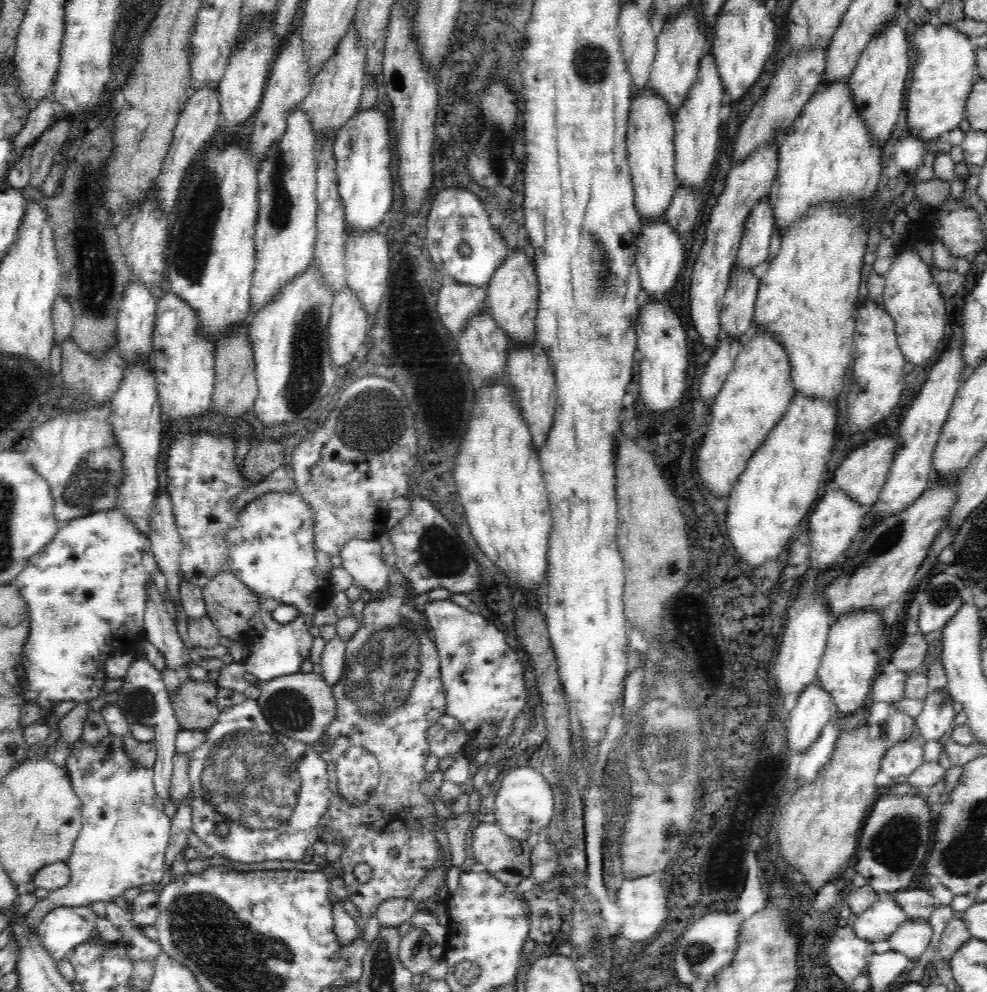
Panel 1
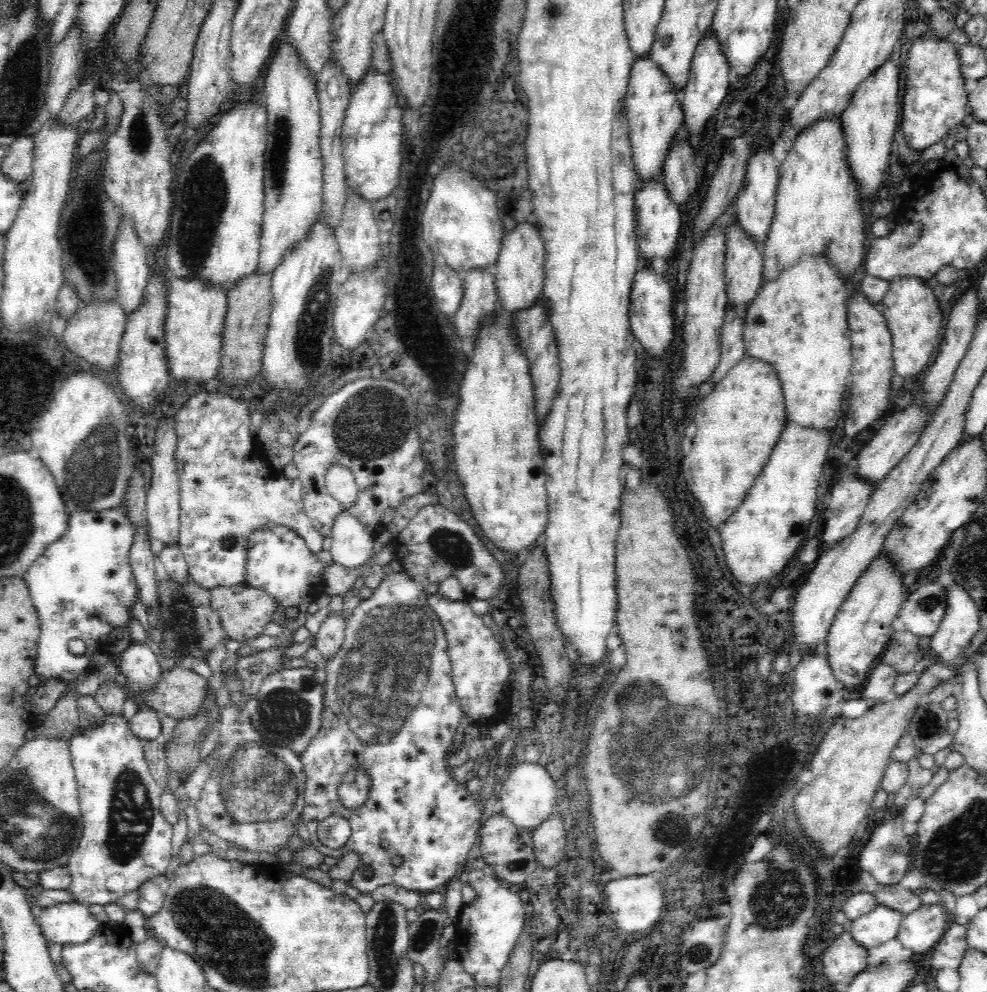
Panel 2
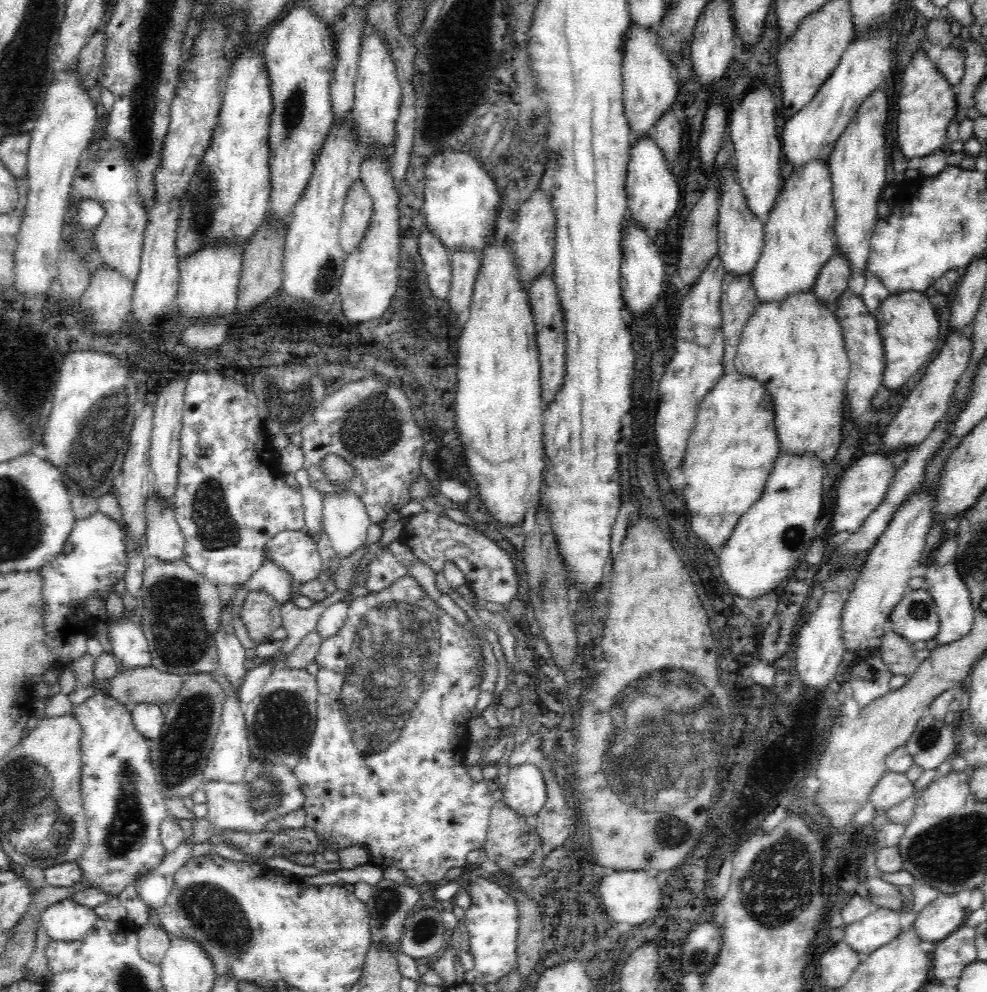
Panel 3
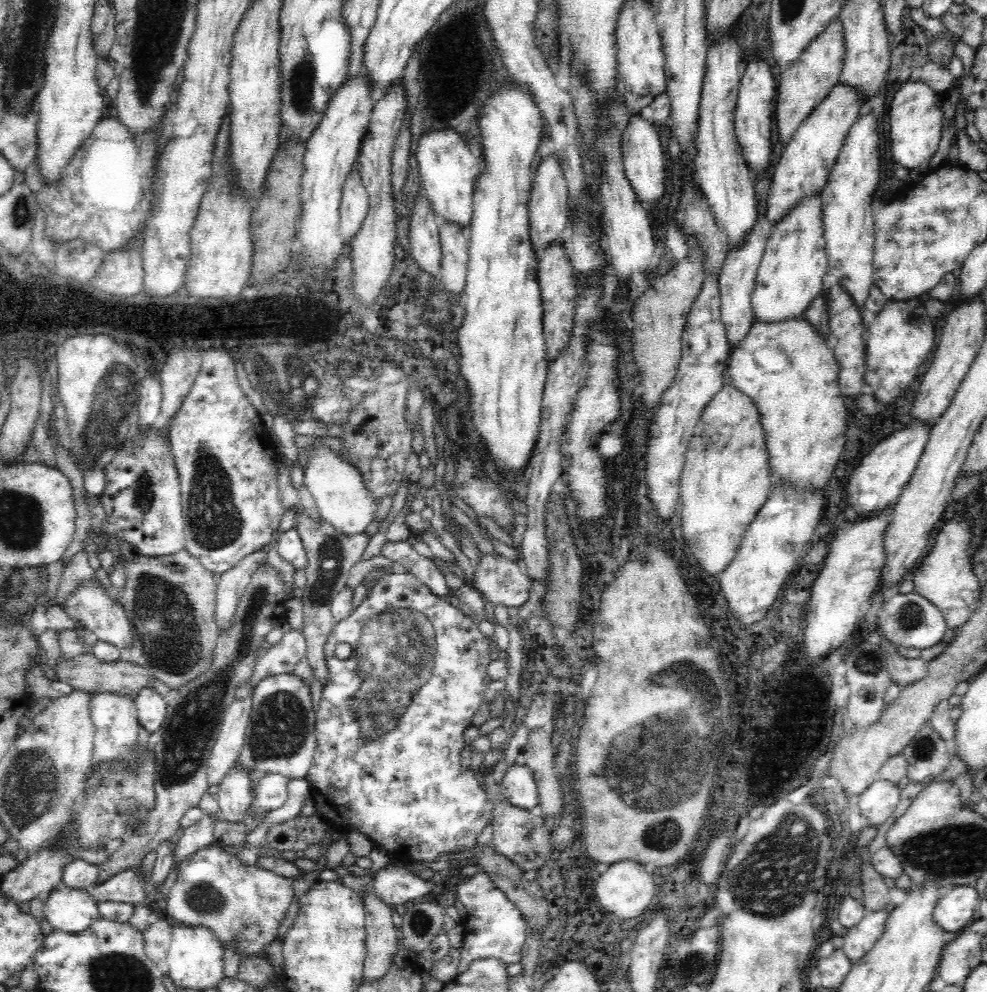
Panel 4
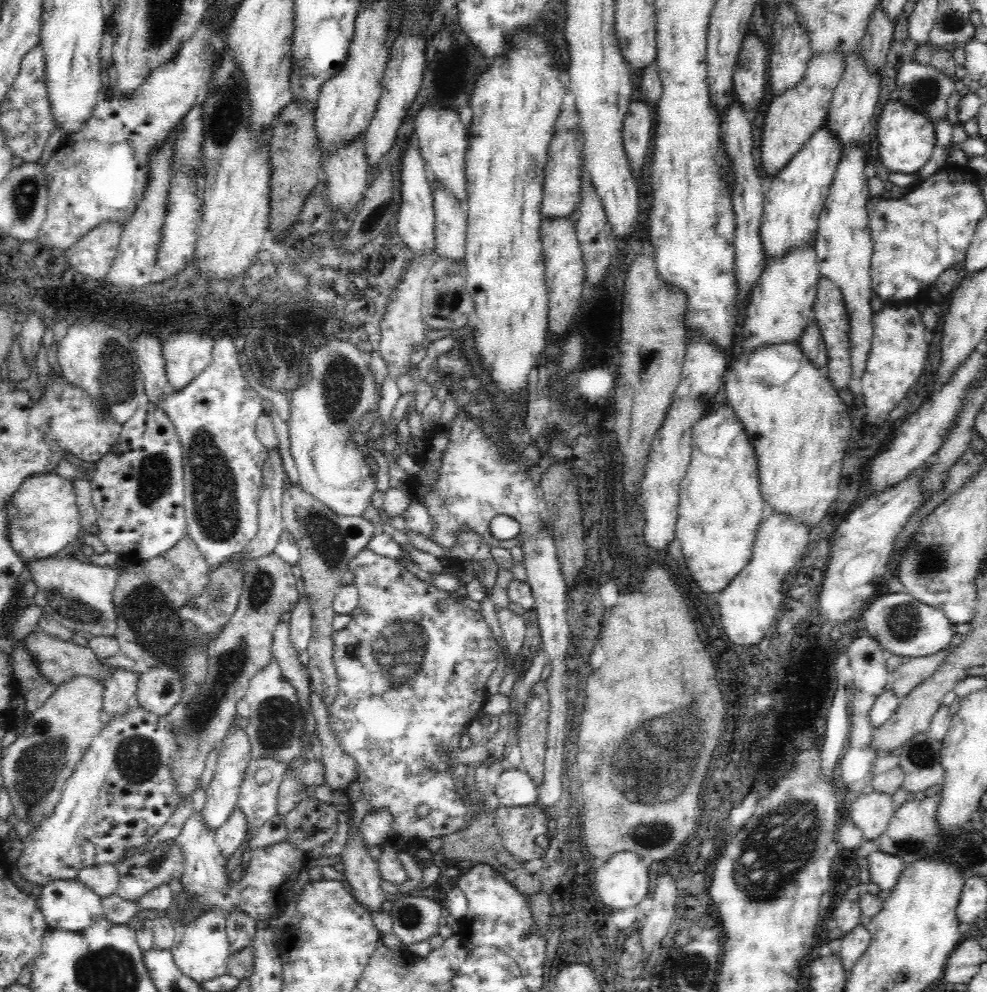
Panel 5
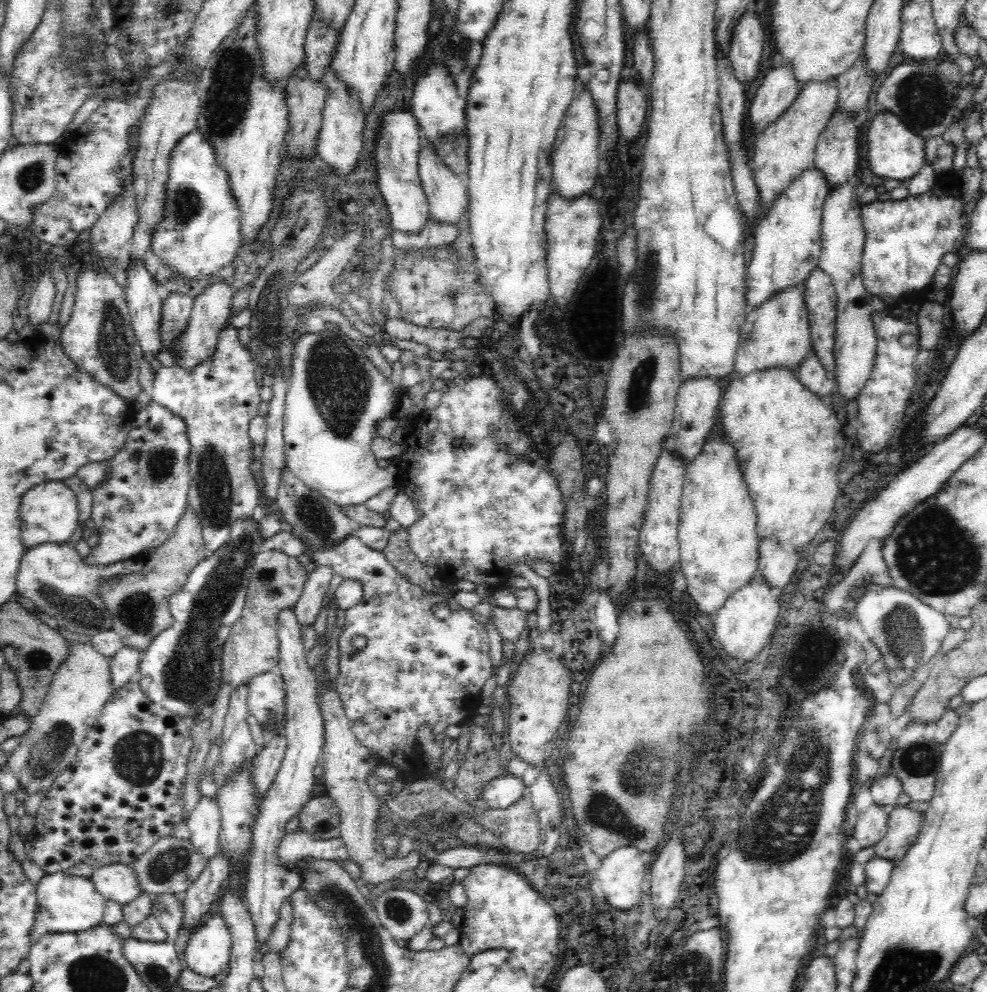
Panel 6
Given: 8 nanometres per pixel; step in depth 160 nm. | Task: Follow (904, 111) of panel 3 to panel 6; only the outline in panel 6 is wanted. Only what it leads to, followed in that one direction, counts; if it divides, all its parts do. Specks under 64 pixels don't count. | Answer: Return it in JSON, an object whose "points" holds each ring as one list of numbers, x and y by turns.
{"points":[[885,111,878,112,871,120,867,130,868,162,871,171,883,180,890,179,904,184,918,174,924,163,925,142,910,131,898,117]]}

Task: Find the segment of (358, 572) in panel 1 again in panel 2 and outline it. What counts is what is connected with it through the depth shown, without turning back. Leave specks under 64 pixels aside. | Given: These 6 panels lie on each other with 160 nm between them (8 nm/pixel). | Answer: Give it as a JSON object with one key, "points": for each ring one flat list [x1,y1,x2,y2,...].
{"points":[[346,509,334,516,330,532,332,542,329,550,333,561,346,568,366,564,378,548,364,525]]}

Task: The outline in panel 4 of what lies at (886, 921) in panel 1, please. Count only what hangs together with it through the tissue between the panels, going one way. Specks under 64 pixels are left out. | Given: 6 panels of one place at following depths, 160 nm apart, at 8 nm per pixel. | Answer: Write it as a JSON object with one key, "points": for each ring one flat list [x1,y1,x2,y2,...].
{"points":[[884,910,876,913,866,913,865,916,853,928,847,929,844,938,844,955,855,963,863,957,882,935,887,914]]}

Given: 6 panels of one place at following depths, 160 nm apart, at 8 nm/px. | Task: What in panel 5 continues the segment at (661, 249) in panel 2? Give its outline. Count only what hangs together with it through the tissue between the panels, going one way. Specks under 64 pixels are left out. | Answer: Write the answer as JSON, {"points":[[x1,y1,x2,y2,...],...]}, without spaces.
{"points":[[634,101,626,110,622,124,623,147,633,174,640,173,642,164,649,160,648,146,650,146,650,128,652,128,652,112,648,103]]}

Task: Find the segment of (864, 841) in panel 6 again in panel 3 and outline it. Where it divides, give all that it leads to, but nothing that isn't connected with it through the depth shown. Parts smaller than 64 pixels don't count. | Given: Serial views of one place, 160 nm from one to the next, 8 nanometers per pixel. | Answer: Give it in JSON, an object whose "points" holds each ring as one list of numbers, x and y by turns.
{"points":[[886,771,872,788,868,801,874,809,887,811,913,794,913,781,906,774]]}

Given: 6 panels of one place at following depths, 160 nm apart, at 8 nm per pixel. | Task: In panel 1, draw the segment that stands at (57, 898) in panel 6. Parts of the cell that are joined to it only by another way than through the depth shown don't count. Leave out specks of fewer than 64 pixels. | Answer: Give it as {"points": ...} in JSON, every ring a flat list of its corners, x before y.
{"points":[[60,906,35,921,34,927,42,945,57,962,65,959,72,948,92,939,97,919,91,906]]}

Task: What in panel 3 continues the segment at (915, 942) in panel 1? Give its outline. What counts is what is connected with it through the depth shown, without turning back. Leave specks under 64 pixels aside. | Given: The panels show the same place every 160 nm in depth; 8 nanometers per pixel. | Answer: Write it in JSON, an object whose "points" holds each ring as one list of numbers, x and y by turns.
{"points":[[939,894,918,913,914,929,922,941,945,940,960,929,968,917,969,911,962,908,956,894]]}

